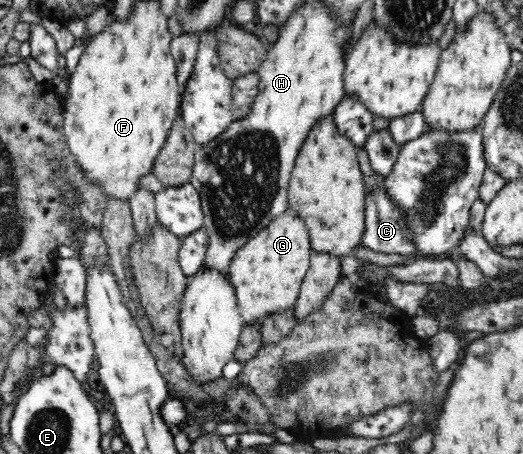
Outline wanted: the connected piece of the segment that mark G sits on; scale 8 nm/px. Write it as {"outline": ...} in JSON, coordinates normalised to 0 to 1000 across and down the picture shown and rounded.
{"outline":[[[554,458],[455,544],[434,590],[467,716],[499,711],[512,692],[539,687],[564,670],[597,553],[585,491]]]}

